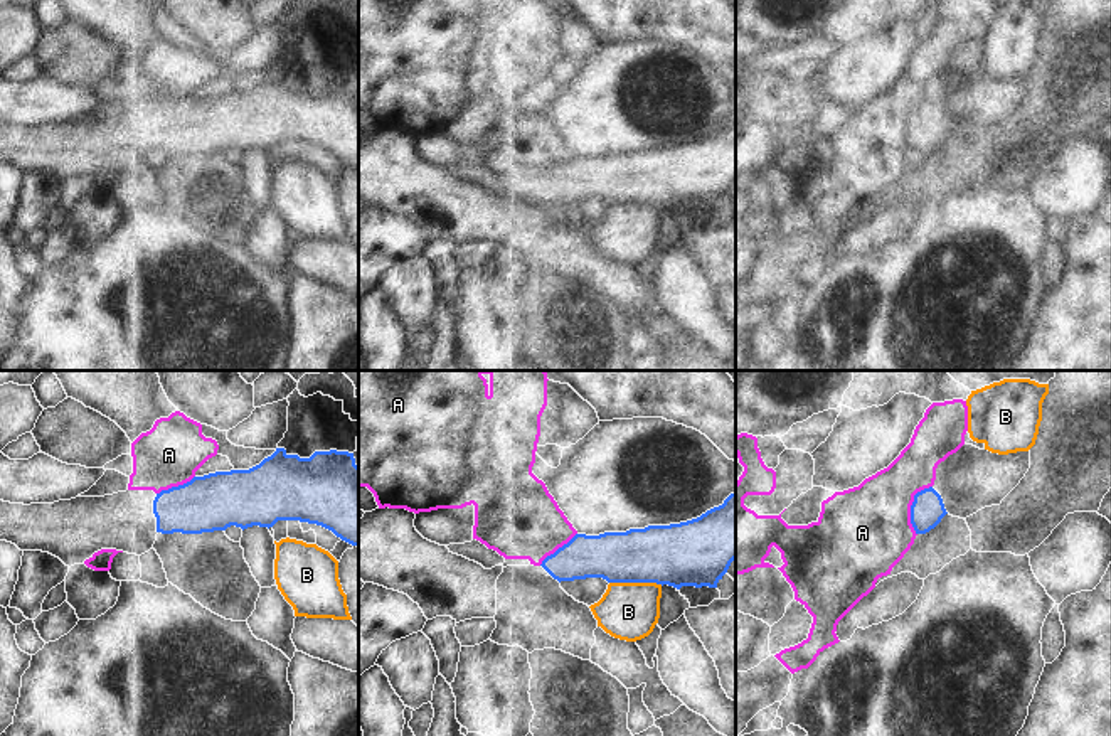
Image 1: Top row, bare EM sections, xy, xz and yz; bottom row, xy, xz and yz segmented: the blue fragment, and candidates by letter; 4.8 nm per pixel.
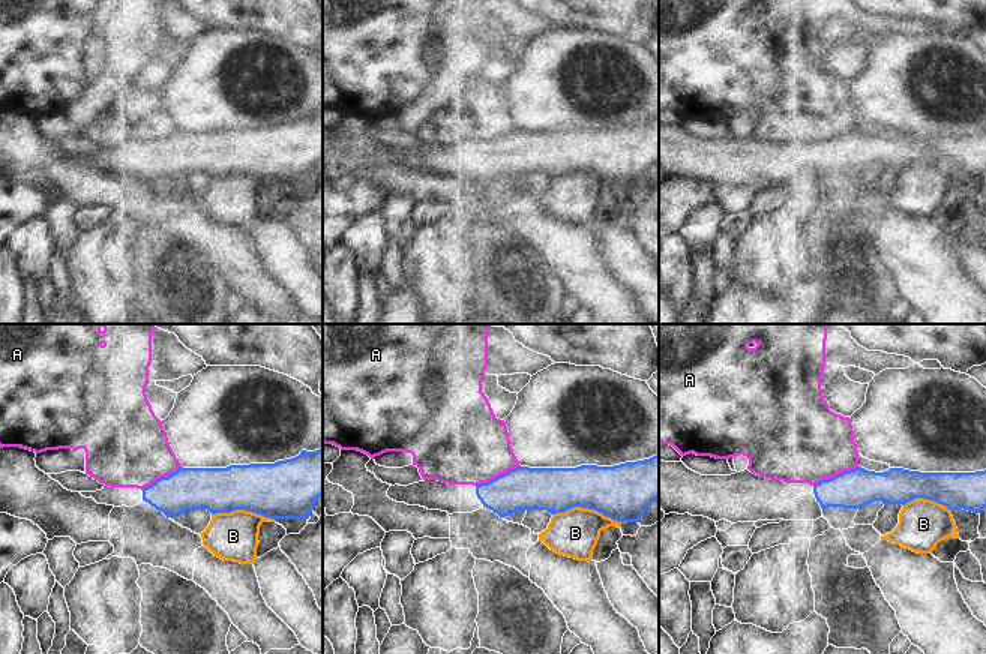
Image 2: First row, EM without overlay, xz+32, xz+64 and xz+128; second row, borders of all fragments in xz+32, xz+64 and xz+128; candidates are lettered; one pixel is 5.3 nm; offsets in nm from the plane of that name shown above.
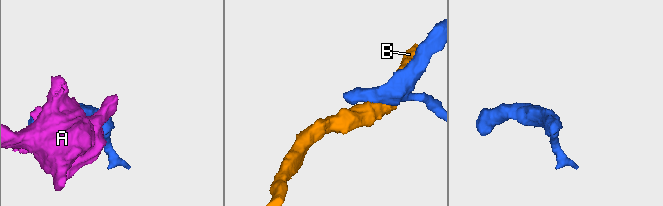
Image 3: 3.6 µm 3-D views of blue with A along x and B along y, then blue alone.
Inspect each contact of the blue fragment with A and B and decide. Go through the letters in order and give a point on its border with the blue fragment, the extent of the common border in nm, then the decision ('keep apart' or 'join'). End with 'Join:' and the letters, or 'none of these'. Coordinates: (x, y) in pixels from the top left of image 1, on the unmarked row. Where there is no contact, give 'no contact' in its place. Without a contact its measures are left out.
A: yz (911, 130) | 260 nm | keep apart
B: xz (637, 204) | 260 nm | keep apart
Join: none of these

